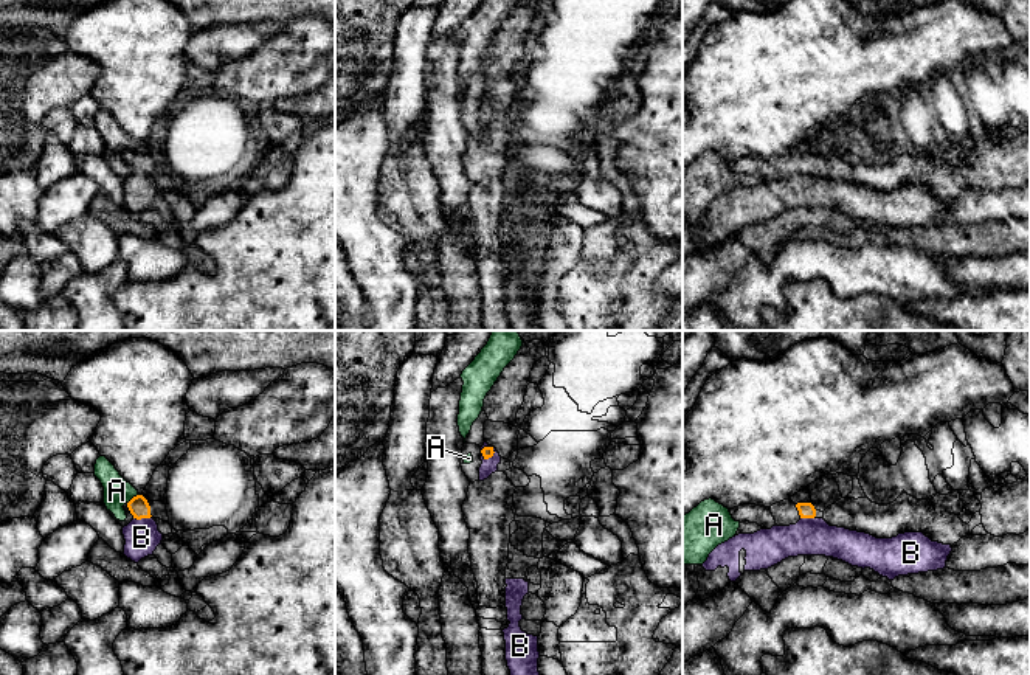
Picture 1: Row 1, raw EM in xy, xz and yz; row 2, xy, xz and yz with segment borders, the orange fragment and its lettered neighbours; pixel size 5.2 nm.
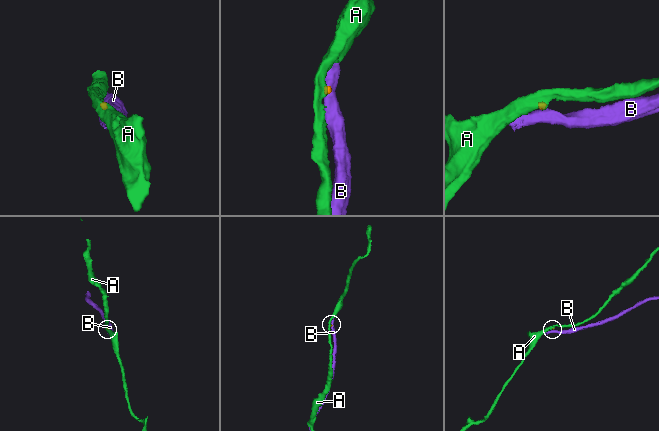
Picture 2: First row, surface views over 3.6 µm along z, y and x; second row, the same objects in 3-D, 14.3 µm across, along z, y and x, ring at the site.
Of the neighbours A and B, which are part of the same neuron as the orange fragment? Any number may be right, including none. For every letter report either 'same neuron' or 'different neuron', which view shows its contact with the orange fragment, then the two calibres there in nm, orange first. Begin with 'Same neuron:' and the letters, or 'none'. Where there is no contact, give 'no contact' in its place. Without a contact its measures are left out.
Same neuron: none
A: different neuron | xy | 110/140 nm
B: different neuron | xy | 110/180 nm

